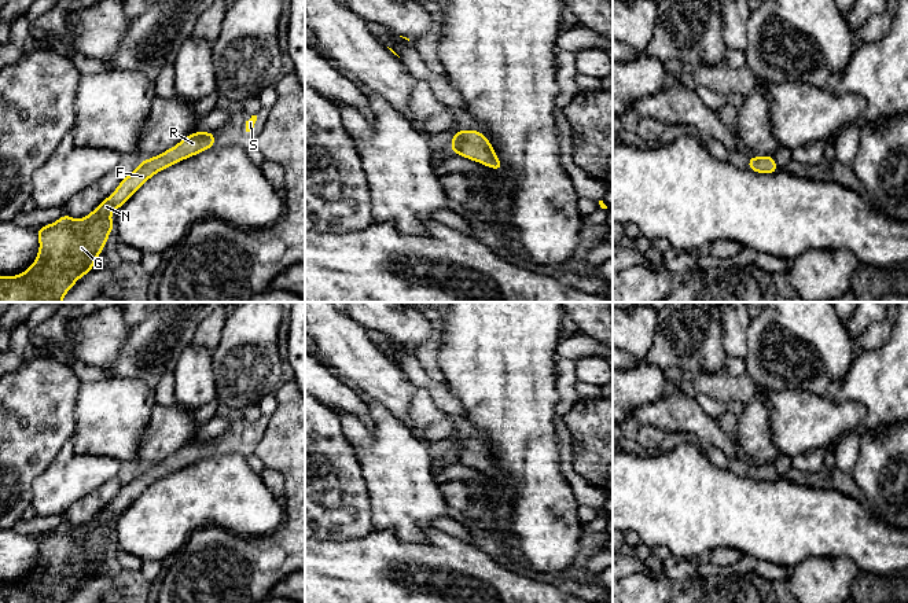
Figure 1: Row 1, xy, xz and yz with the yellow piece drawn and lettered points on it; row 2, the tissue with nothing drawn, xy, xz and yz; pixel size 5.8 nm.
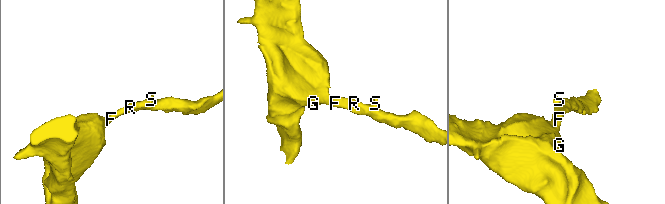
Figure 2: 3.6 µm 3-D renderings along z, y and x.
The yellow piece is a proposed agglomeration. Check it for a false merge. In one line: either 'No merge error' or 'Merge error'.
No merge error

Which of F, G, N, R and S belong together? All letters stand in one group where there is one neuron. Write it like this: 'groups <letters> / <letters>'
groups F G N R S

